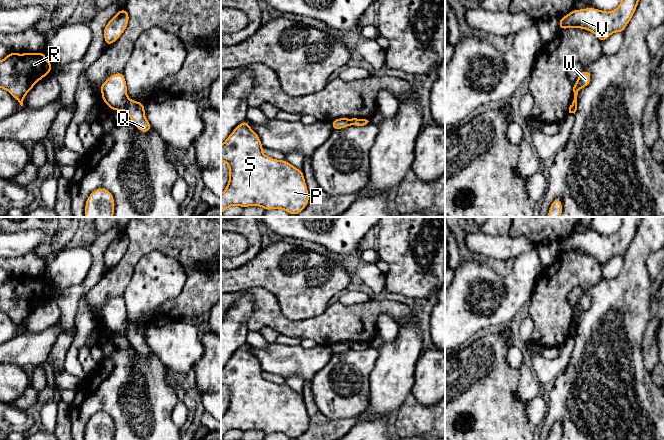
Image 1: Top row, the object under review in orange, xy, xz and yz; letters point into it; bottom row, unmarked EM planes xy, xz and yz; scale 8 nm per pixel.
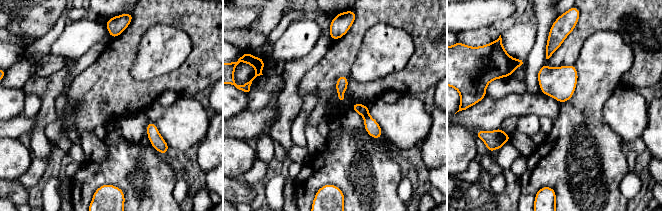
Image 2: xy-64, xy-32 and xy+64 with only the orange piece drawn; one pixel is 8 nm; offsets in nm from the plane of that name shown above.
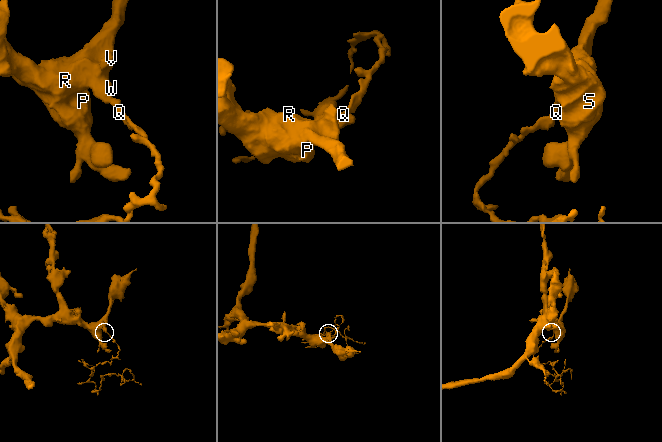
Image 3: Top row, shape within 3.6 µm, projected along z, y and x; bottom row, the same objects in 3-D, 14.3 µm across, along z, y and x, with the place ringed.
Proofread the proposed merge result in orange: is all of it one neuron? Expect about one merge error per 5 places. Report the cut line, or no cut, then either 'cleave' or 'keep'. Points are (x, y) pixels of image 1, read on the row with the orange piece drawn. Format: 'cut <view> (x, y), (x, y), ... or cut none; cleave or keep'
cut xy (128, 99), (124, 109); cleave

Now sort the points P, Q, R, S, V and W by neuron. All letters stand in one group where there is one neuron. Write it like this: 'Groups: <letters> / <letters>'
Groups: P R S V W / Q

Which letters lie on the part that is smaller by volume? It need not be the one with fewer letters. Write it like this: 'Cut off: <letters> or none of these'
Cut off: Q

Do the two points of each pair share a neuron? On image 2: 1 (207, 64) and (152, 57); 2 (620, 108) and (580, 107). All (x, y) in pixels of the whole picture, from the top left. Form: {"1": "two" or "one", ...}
{"1": "two", "2": "two"}

